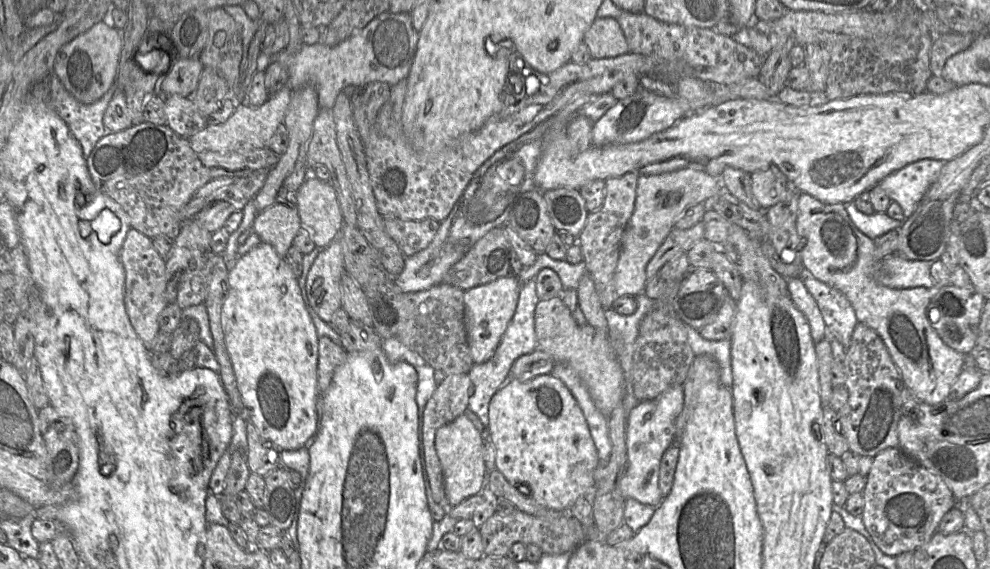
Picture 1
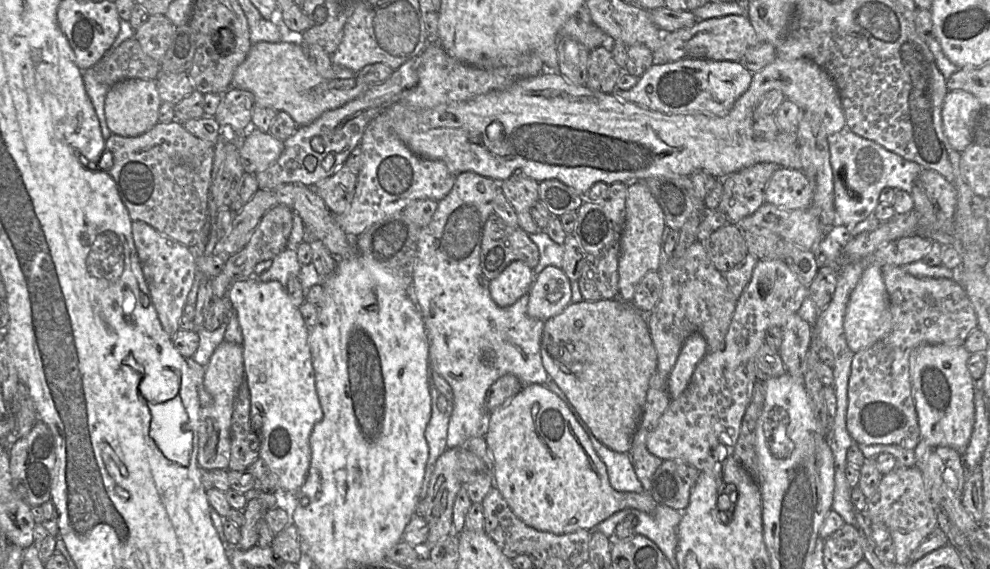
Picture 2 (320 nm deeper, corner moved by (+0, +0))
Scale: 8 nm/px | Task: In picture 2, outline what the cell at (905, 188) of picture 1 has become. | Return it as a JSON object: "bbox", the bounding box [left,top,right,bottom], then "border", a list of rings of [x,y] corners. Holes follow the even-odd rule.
{"bbox":[828,127,923,232],"border":[[[846,127],[828,136],[828,144],[833,173],[834,205],[837,213],[835,225],[843,225],[849,232],[874,213],[879,204],[879,195],[884,188],[911,193],[923,171],[917,163],[886,150],[872,140],[854,134]]]}

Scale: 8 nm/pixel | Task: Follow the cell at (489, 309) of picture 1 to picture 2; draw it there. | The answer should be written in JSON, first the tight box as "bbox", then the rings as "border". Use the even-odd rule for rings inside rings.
{"bbox":[489,262,536,308],"border":[[[512,262],[497,278],[489,282],[491,299],[501,308],[512,306],[523,295],[529,293],[536,277],[533,269],[523,262]]]}

